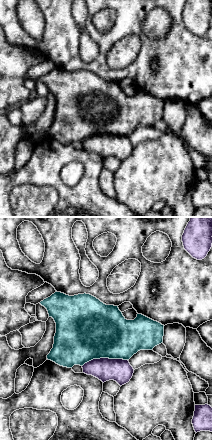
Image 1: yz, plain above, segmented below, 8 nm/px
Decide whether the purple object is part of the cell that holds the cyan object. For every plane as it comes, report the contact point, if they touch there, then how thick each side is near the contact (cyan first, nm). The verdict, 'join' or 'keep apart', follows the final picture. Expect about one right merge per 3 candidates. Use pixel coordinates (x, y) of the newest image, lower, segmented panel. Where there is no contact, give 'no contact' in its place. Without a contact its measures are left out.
(104, 357) | 460/190 nm

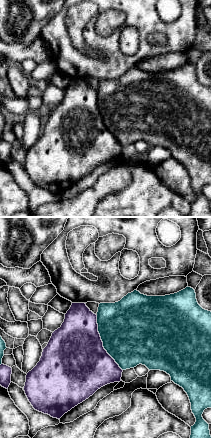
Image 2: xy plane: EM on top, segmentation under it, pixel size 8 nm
(103, 343) | 500/480 nm

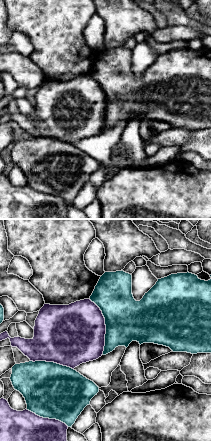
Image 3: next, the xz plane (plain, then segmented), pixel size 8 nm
(106, 326) | 340/460 nm

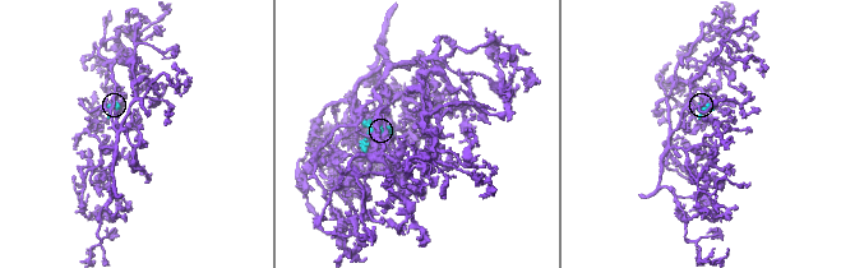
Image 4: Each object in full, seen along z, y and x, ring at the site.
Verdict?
keep apart

